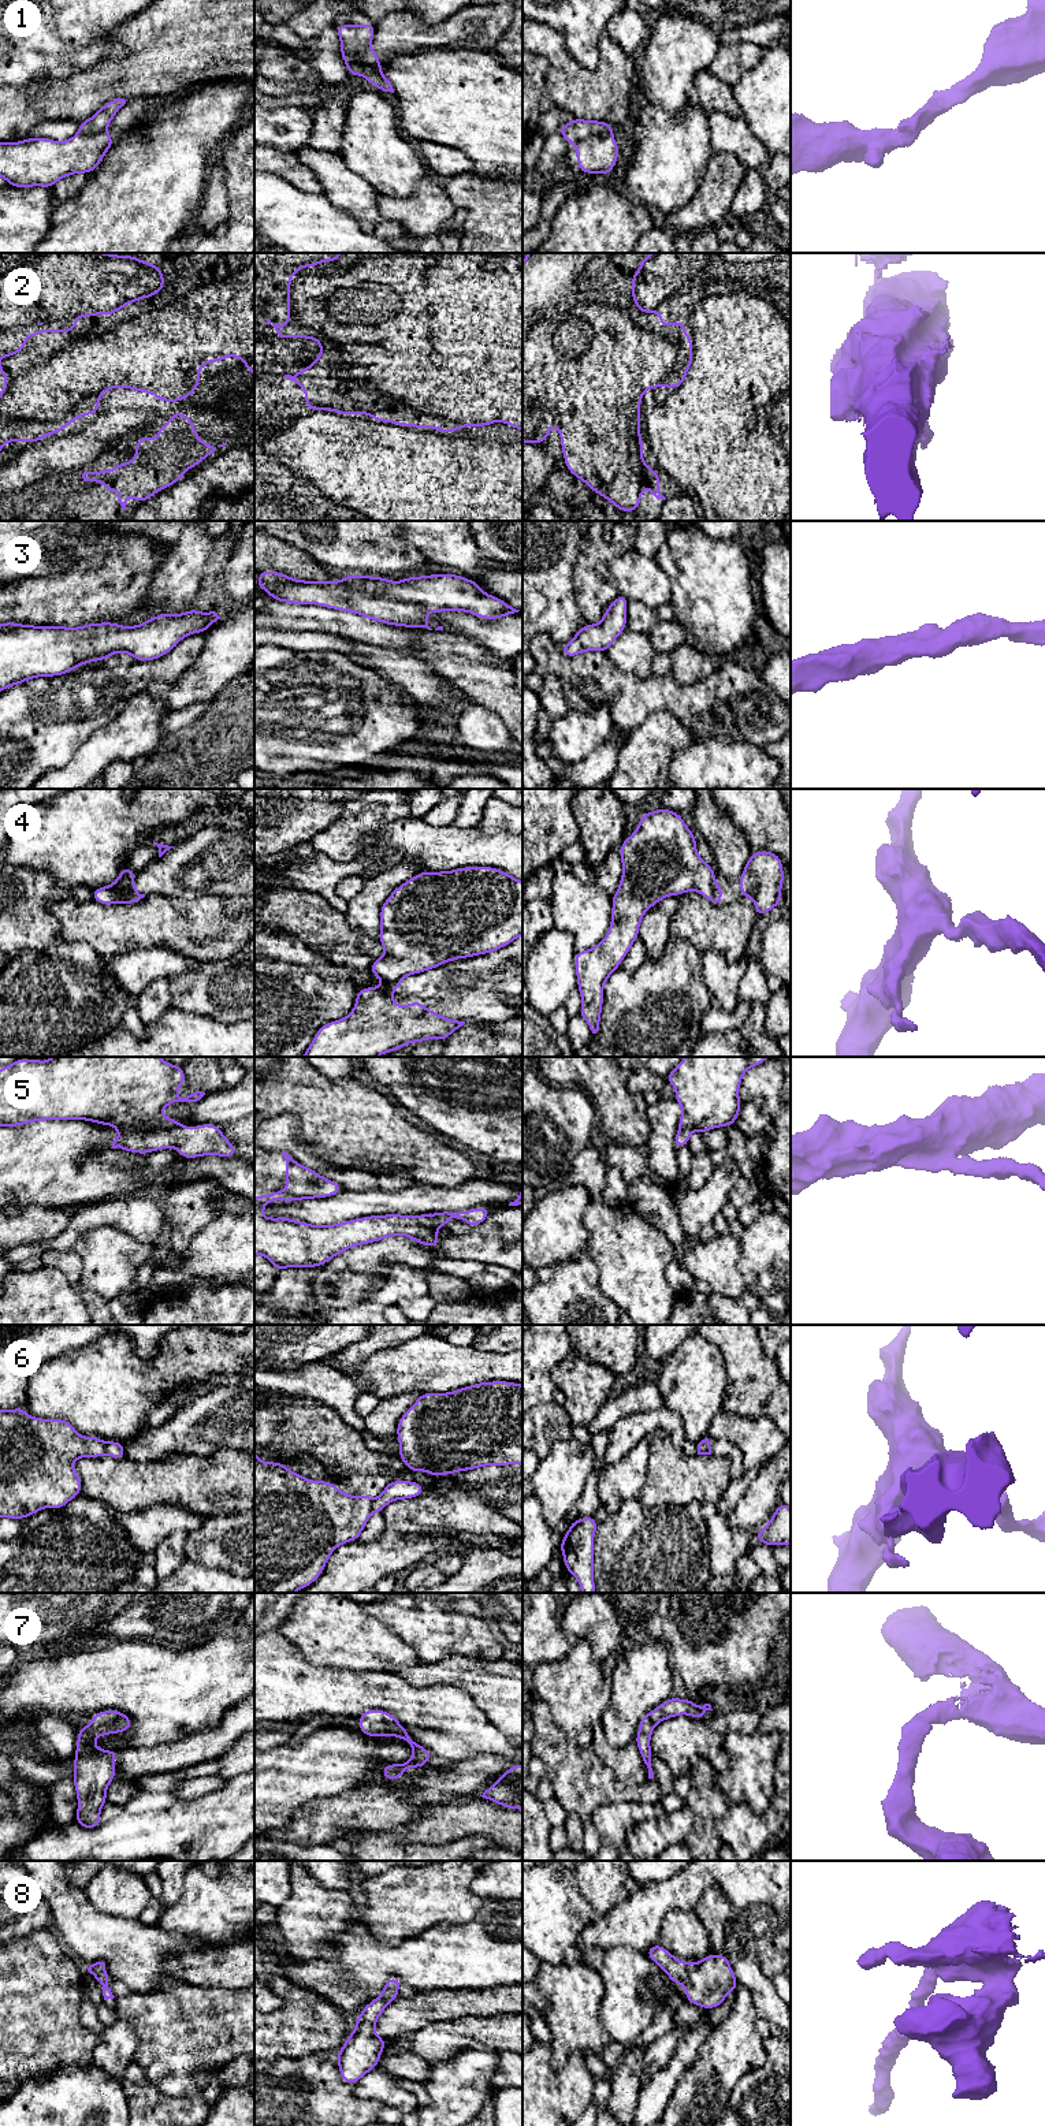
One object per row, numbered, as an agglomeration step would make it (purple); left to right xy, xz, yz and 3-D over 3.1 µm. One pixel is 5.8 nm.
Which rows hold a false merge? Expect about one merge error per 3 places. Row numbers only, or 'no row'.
1, 4, 6

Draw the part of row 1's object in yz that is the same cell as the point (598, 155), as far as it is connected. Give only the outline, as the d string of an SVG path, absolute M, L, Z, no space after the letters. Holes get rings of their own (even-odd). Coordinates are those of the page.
M613 134L590 135L576 144L576 161L581 174L610 174L618 154L620 148Z

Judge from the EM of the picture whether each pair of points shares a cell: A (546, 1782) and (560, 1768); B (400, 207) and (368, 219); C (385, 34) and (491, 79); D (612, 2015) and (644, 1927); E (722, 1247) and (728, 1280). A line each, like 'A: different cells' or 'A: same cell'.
A: different cells
B: different cells
C: different cells
D: different cells
E: same cell

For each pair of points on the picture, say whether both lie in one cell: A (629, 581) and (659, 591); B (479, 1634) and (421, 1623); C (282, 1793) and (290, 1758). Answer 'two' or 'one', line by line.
A: one
B: one
C: one

